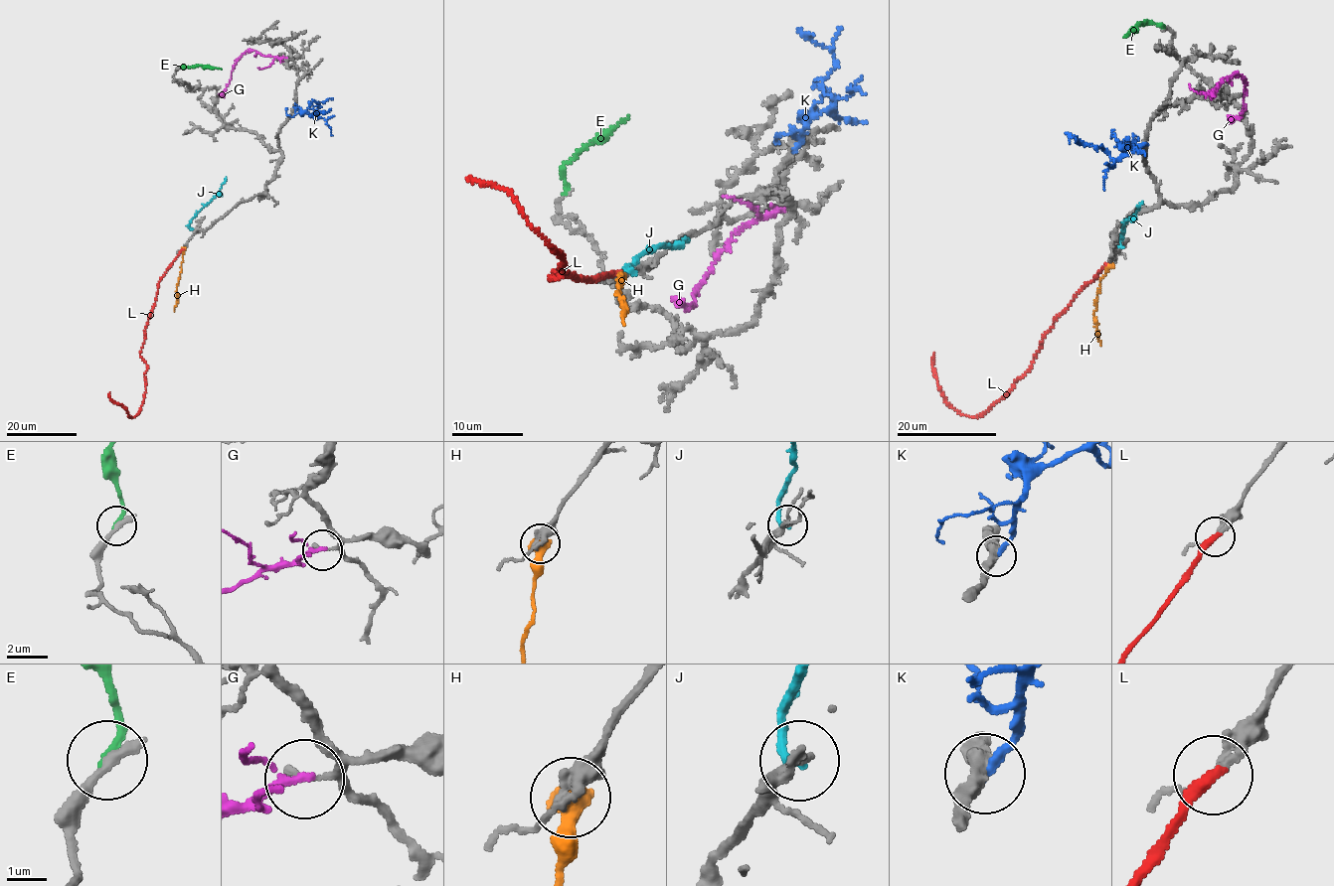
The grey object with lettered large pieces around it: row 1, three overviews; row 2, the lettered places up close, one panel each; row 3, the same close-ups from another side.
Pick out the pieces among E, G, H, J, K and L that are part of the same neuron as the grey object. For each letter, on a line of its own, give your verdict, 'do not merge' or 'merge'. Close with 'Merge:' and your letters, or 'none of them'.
E: do not merge
G: do not merge
H: do not merge
J: do not merge
K: do not merge
L: do not merge
Merge: none of them

